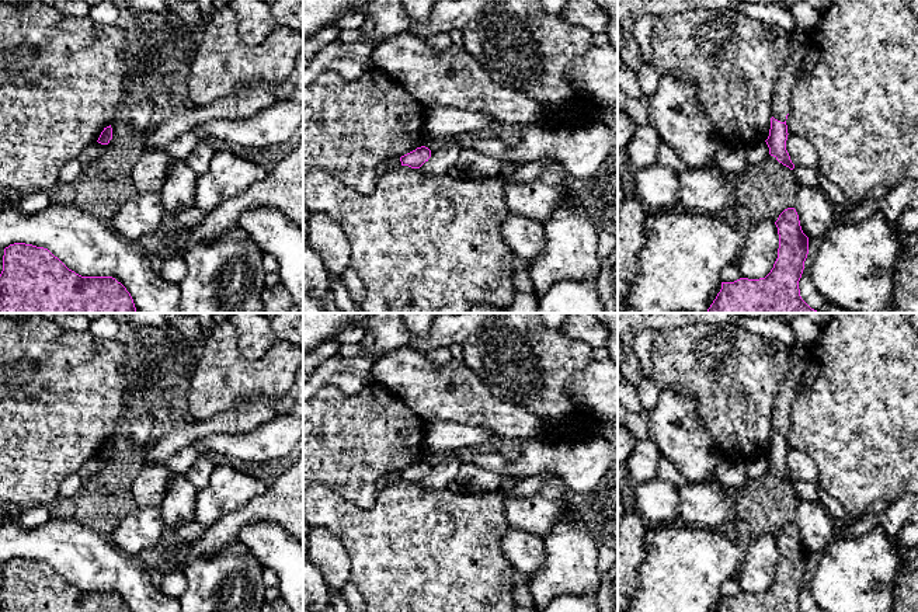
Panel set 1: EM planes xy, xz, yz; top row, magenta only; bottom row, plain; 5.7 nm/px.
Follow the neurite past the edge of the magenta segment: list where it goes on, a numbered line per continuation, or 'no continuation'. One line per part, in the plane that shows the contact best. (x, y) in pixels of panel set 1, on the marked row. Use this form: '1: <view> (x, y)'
1: yz (788, 77)

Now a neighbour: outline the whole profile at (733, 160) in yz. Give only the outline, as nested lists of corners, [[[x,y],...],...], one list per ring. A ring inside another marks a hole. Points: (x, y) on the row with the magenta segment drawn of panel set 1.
[[[729,147],[717,153],[716,164],[727,174],[741,174],[748,166],[747,150],[744,147]]]

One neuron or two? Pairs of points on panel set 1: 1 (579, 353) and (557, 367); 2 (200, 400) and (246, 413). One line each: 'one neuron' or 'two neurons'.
1: one neuron
2: two neurons

